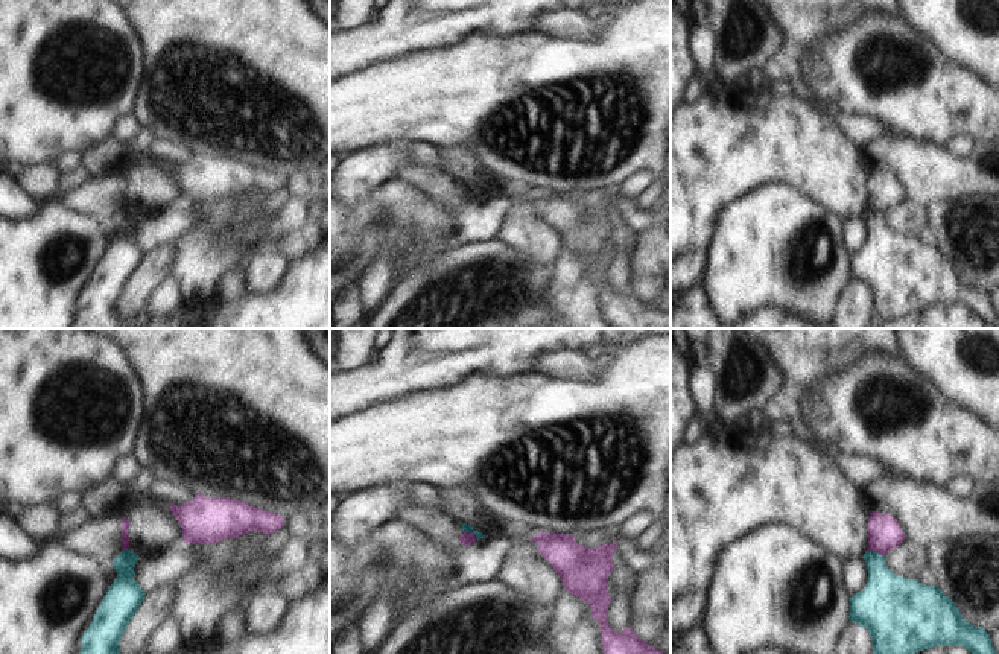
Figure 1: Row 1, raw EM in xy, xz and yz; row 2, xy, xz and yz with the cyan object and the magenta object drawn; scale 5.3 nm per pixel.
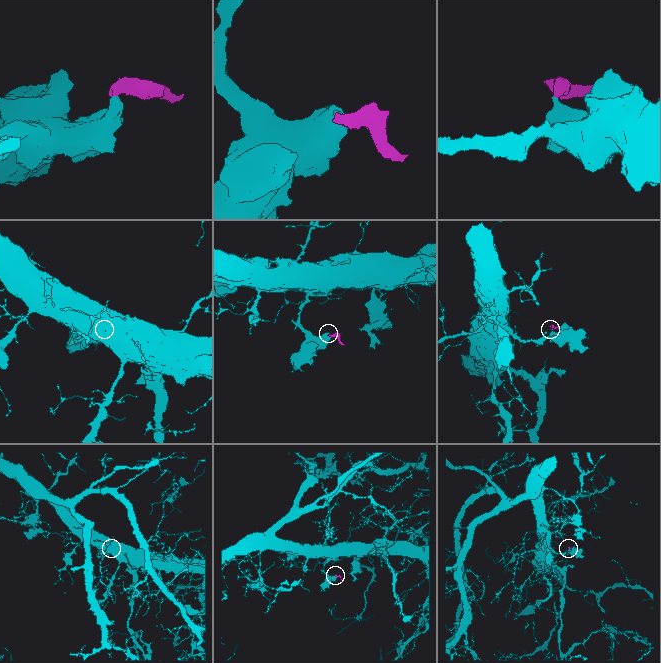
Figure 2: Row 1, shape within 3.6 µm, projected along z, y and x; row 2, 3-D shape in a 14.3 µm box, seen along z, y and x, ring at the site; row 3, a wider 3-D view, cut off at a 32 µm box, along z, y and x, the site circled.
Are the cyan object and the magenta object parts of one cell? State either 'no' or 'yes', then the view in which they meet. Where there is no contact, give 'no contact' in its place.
no | xz

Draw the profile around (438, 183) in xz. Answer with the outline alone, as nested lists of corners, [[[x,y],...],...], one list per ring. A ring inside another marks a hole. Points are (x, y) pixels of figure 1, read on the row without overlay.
[[[408,157],[400,166],[397,179],[408,181],[446,204],[459,202],[461,205],[470,205],[477,199],[476,193],[464,190],[461,181],[449,170],[415,161],[412,157]]]

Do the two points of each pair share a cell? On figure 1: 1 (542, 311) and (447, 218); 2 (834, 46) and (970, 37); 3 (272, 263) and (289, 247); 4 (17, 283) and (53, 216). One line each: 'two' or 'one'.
1: two
2: two
3: two
4: one

